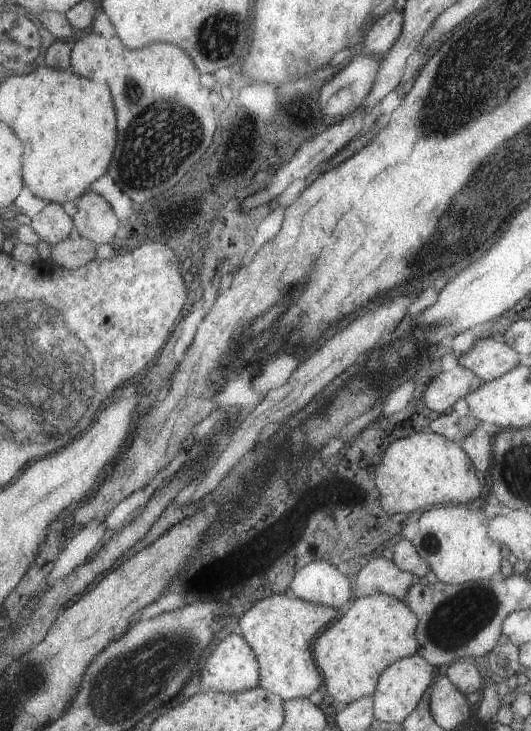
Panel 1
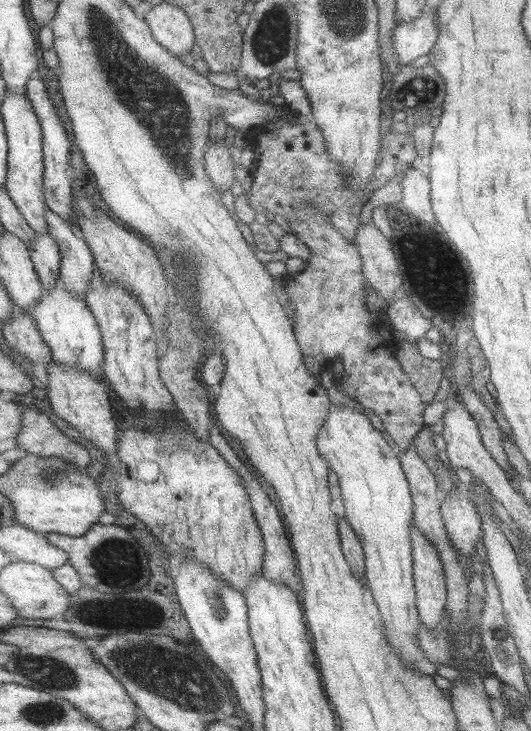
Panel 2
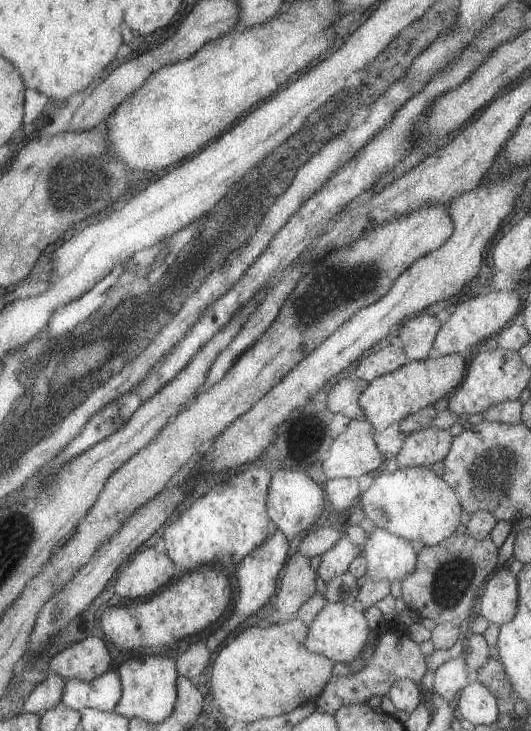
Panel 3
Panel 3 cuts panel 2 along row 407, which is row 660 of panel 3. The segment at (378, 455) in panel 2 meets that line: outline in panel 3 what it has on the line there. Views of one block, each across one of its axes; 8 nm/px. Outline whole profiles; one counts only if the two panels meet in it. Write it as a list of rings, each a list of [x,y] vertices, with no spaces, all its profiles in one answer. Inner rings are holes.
[[[328,601],[311,624],[307,645],[312,652],[326,655],[334,662],[349,663],[361,658],[372,632],[378,631],[370,628],[364,610],[358,605]]]

